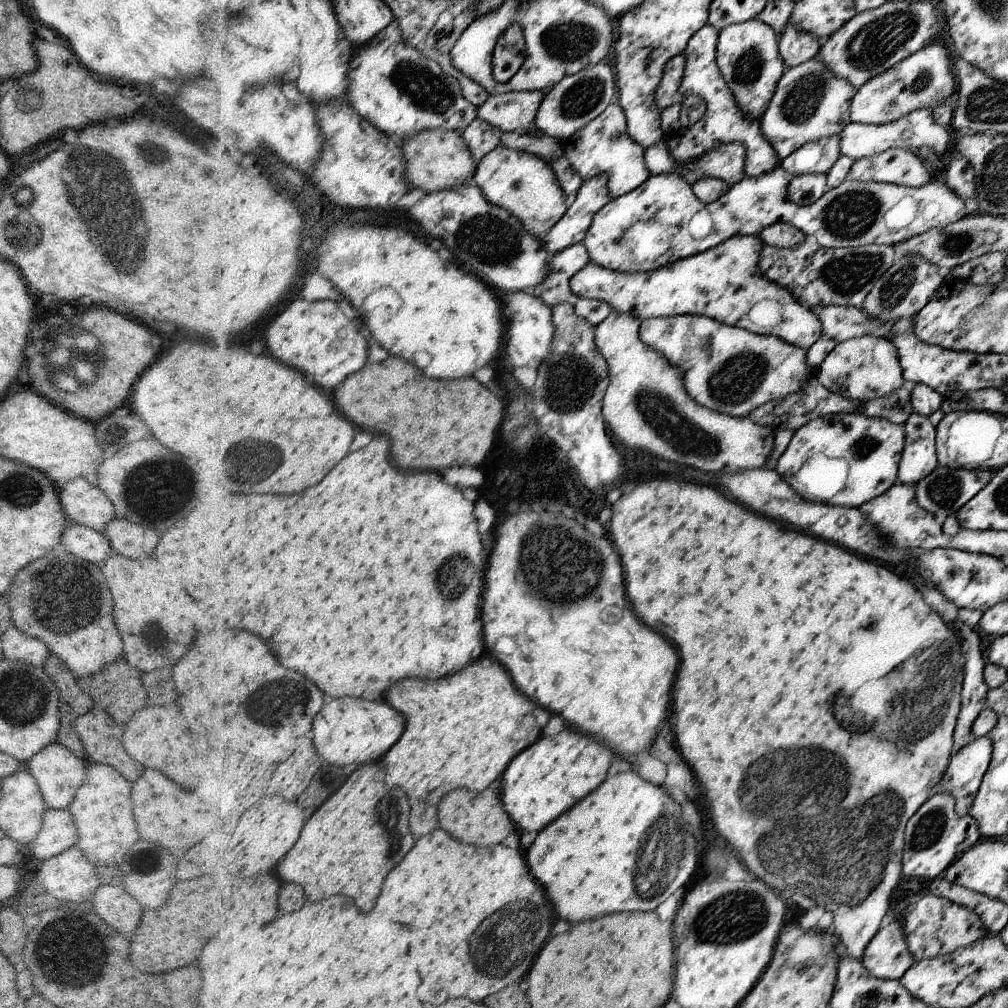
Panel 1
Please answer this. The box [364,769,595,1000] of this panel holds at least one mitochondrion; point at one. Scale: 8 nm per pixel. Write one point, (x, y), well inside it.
(513, 926)

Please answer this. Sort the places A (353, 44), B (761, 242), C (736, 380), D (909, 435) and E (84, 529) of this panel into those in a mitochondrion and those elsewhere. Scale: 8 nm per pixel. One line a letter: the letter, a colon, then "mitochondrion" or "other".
A: other
B: other
C: mitochondrion
D: other
E: other

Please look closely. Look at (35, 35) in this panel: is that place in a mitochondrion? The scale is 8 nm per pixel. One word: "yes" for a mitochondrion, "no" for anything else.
no

